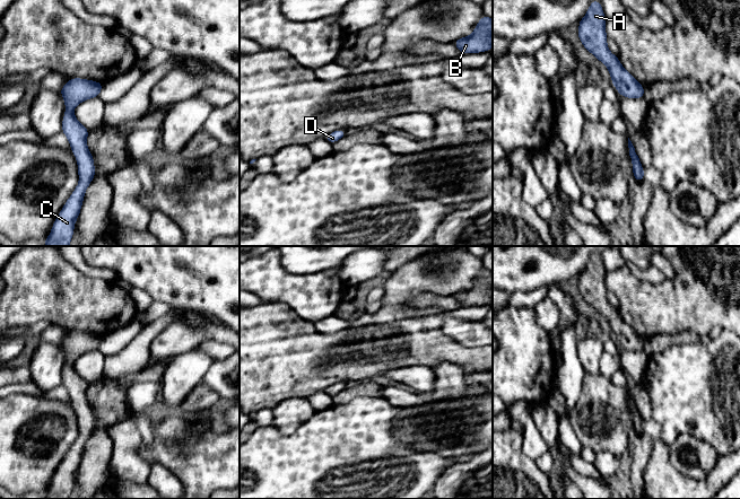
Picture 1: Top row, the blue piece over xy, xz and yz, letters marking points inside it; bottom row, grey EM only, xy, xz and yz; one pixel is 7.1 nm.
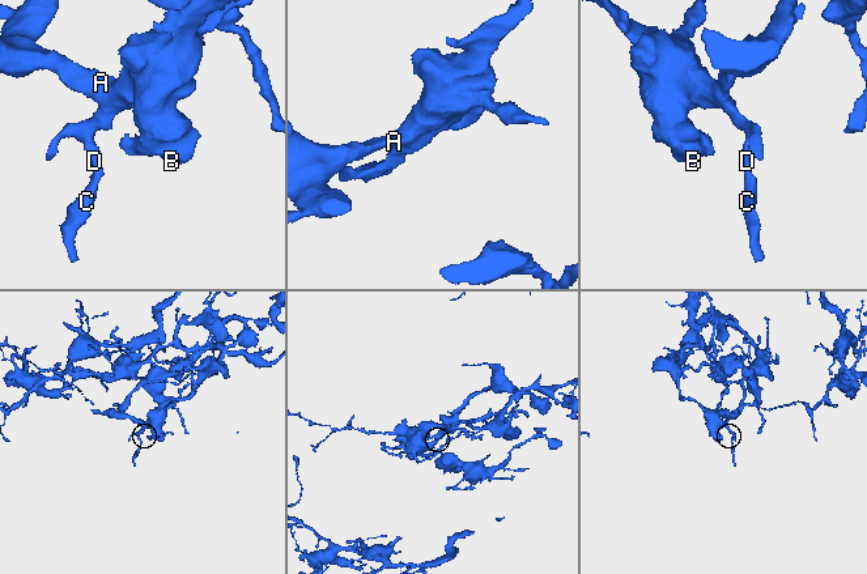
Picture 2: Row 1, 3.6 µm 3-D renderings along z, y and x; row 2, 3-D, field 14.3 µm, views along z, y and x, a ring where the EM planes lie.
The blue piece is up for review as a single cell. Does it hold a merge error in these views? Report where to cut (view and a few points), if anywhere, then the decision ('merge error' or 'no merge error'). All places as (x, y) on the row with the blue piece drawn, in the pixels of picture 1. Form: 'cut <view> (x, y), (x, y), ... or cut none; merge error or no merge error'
cut none; no merge error

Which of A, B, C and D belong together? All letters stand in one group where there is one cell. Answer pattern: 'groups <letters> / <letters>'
groups A B C D

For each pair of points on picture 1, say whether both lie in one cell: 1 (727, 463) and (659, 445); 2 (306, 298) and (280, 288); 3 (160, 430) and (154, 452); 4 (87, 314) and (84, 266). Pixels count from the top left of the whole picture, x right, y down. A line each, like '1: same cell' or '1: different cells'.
1: same cell
2: same cell
3: different cells
4: different cells

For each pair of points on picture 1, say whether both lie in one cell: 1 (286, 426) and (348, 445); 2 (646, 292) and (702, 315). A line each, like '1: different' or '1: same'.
1: different
2: same

